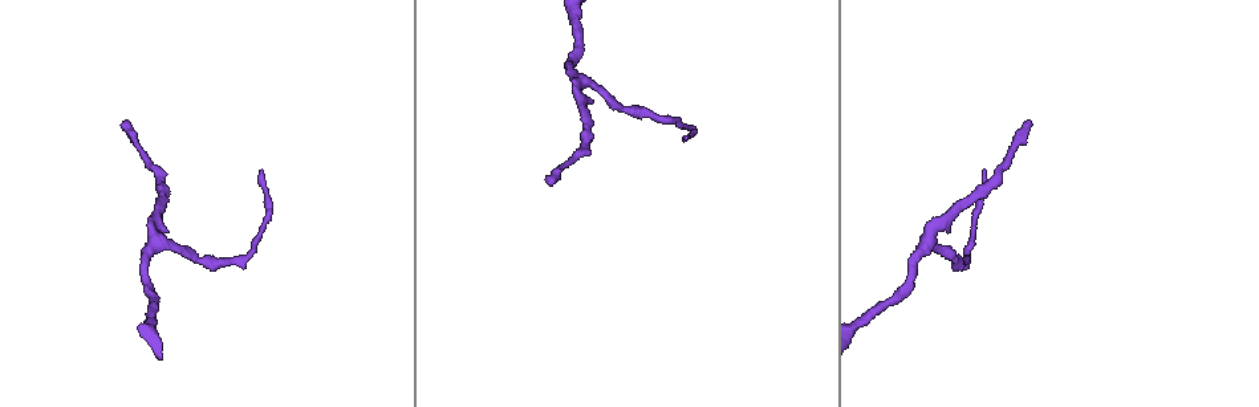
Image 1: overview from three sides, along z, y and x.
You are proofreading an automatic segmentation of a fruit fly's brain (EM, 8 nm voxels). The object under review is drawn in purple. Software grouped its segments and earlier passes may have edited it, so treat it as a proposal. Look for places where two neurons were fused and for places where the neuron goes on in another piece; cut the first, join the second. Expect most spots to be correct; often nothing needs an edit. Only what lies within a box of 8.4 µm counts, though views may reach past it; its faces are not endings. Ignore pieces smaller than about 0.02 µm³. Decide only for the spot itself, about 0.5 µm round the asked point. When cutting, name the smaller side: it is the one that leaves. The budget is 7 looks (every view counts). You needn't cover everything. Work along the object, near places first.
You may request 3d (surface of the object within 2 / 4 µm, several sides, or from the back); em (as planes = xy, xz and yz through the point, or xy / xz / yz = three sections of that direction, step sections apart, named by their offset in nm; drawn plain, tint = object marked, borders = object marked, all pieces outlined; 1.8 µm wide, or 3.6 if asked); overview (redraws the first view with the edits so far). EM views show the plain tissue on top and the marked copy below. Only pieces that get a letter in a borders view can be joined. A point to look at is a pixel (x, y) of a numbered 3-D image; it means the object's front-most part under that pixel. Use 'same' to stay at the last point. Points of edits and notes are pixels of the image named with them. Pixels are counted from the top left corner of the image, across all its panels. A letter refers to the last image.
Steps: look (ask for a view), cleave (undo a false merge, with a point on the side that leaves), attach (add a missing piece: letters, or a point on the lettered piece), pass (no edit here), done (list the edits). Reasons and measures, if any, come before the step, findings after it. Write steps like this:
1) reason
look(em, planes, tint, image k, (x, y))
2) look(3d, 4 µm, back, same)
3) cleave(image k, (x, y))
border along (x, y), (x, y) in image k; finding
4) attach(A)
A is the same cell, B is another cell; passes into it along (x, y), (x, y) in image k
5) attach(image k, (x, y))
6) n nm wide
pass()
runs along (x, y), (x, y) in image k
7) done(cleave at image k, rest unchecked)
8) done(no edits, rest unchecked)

an open end
look(3d, 4 µm, image 1, (262, 174))

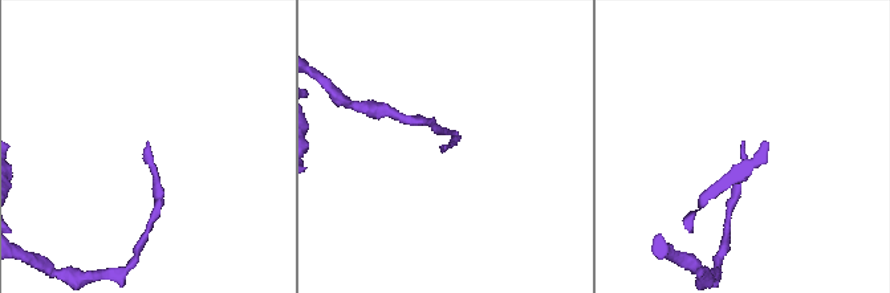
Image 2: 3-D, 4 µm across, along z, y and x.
need the tissue
look(em, xz, step 8, tint, image 2, (742, 142))

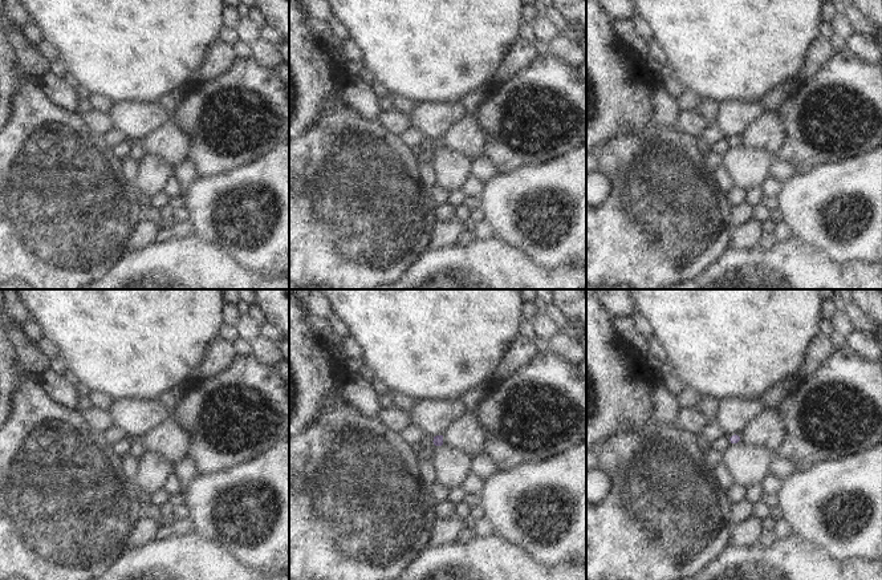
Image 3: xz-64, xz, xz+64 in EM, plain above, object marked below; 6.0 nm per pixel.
another direction
look(em, planes, borders, same)

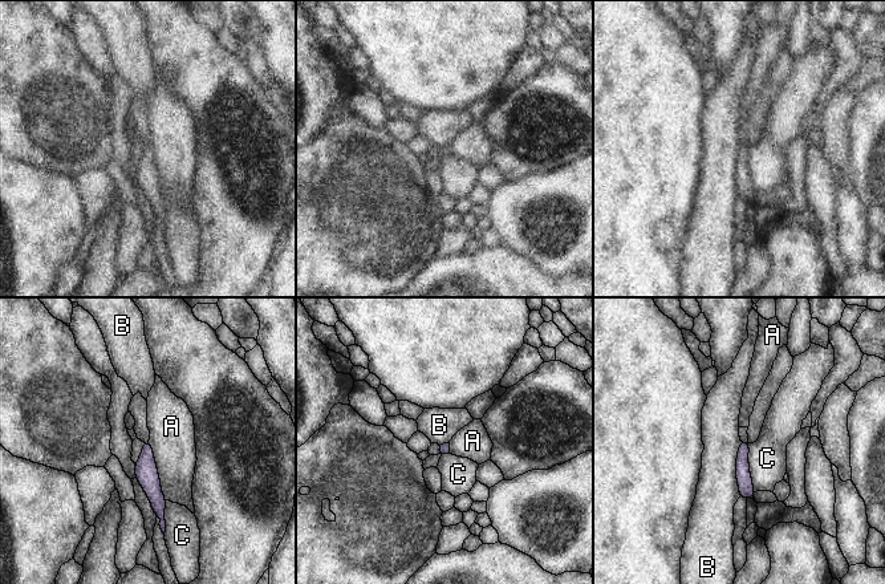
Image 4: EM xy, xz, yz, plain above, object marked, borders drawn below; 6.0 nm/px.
pass()
A, B and C are other cells; runs along (146, 445), (146, 474), (161, 515) in image 4; no lettered piece goes on from it

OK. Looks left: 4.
free end
look(em, 3.6 µm, xy, step 4, borders, image 1, (1029, 123))

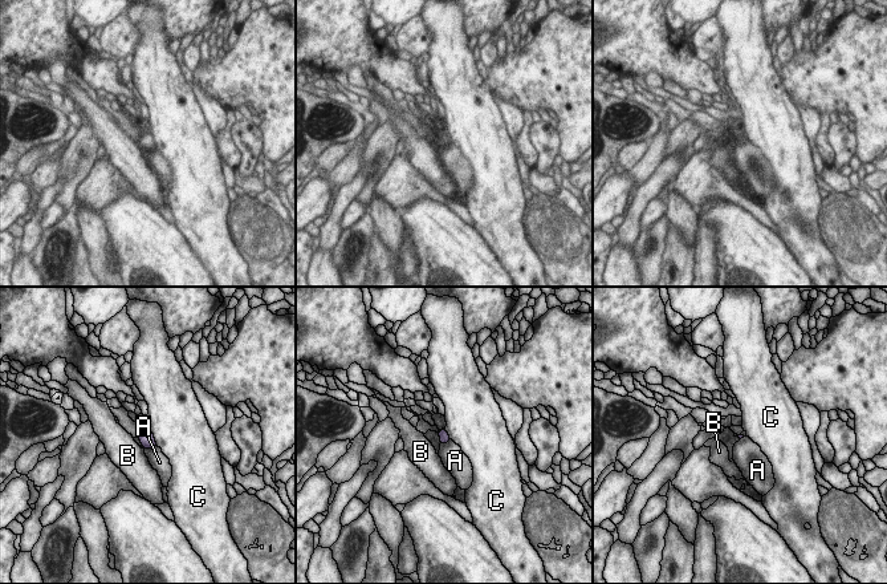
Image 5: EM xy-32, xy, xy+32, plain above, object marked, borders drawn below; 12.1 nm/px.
pass()
A, B and C are other cells; border along (155, 445), (145, 449) in image 5; none of them fits

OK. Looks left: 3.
branch point
look(em, 3.6 µm, xy, step 8, borders, image 1, (929, 239))

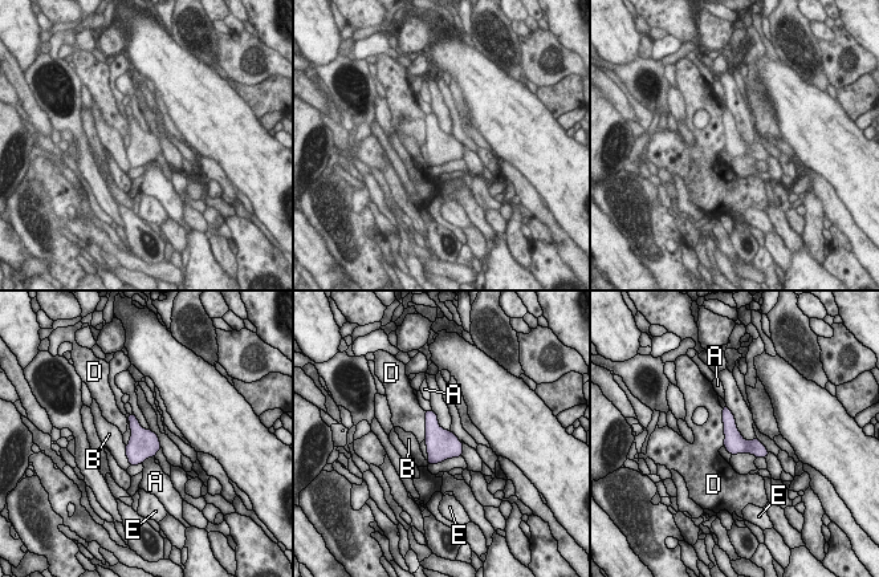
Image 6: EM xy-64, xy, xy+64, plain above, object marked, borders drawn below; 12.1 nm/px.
D touches over 460 nm
pass()
A, B, D and E are other cells; all the same neuron

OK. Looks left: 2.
done(no edits, rest unchecked)

